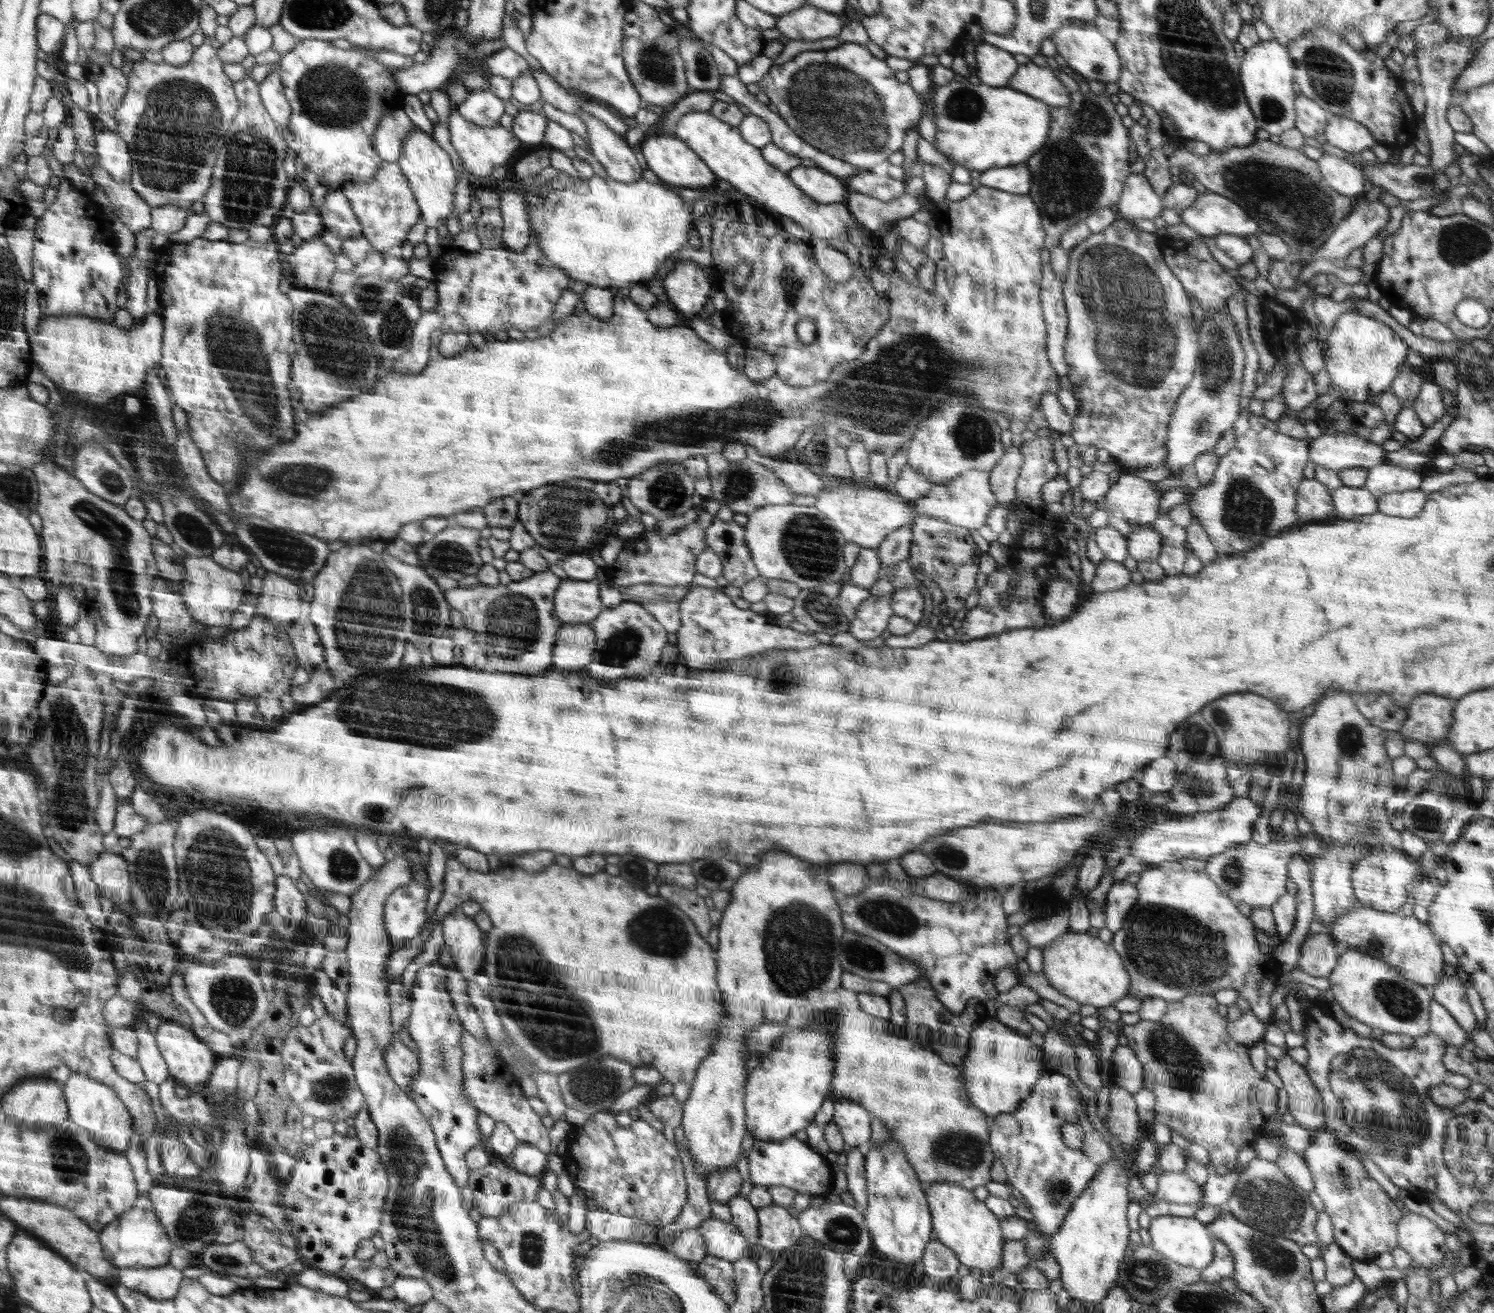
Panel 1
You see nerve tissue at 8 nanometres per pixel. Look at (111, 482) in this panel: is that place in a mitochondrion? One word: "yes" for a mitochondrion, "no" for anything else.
yes

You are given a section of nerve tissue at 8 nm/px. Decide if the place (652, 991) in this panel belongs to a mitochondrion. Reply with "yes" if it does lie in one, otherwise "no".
no

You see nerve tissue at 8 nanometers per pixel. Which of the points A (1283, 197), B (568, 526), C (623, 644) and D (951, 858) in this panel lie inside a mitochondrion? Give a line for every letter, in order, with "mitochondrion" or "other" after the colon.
A: mitochondrion
B: mitochondrion
C: mitochondrion
D: mitochondrion

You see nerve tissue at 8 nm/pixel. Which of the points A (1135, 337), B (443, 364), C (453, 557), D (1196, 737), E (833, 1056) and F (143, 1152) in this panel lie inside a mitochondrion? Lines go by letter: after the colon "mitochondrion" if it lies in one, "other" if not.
A: mitochondrion
B: other
C: mitochondrion
D: mitochondrion
E: other
F: other

